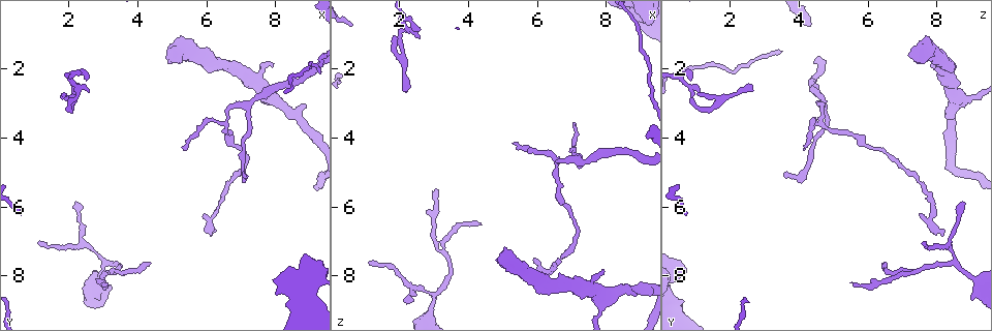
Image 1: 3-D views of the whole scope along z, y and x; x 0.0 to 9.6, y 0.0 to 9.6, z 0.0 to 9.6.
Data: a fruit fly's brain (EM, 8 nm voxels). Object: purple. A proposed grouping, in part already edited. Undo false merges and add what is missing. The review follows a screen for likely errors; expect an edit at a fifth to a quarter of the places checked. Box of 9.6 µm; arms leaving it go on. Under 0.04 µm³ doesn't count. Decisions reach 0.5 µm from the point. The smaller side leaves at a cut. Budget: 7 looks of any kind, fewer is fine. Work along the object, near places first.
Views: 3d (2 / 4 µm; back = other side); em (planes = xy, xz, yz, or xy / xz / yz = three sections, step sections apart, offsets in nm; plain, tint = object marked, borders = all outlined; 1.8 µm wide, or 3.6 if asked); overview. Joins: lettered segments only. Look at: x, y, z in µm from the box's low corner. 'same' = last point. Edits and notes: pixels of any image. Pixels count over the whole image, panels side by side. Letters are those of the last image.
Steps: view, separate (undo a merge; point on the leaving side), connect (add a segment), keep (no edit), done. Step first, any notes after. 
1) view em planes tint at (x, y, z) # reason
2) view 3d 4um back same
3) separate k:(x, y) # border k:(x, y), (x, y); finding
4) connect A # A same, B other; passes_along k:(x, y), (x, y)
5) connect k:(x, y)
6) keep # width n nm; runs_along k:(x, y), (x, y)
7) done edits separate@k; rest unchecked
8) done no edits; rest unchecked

view 3d 4um back at (7.90, 1.85, 7.80) # an open end

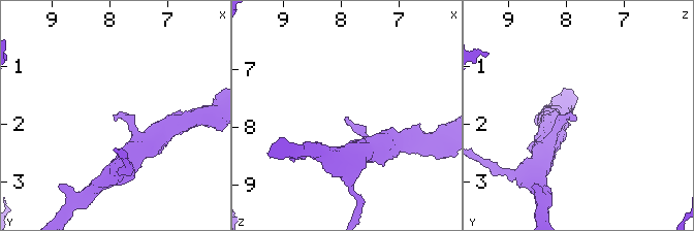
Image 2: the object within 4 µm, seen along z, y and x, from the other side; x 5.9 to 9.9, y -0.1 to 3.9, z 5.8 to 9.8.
view em planes borders at (8.00, 1.85, 7.80) # now the EM

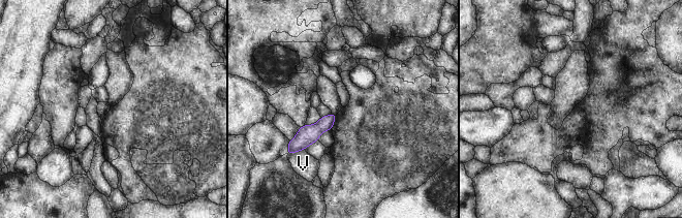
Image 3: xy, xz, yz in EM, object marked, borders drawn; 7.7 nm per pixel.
keep # longest_contact V 130 nm; V other; border 3:(304, 149), (288, 154); none of them fits

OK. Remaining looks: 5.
view 3d 4um at (2.15, 5.90, 8.75)

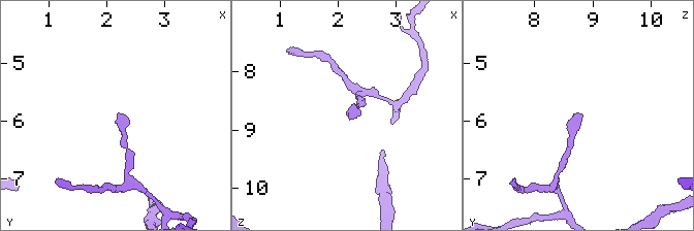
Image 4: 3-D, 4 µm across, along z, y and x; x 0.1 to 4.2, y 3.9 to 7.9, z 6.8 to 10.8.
view em planes borders at (2.20, 5.90, 8.85)

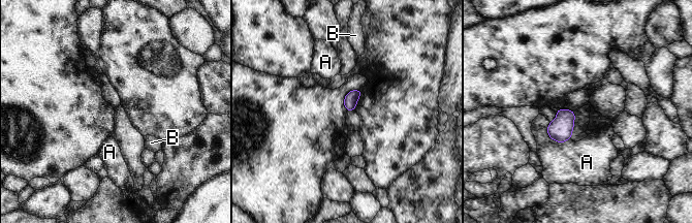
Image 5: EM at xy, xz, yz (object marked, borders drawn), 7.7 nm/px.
keep # A other, B other; border 5:(545, 128), (559, 142), (570, 138); no lettered segment goes on from it

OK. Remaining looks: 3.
view em xz step 4 borders at (3.10, 8.25, 5.45)

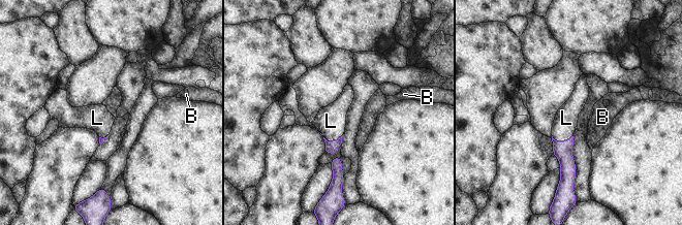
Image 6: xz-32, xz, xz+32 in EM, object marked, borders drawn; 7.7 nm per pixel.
connect 6:(566, 118) # longest_contact L 170 nm; B other, L same; it goes on there

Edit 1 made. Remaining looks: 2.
done edits connect@6; rest unchecked

